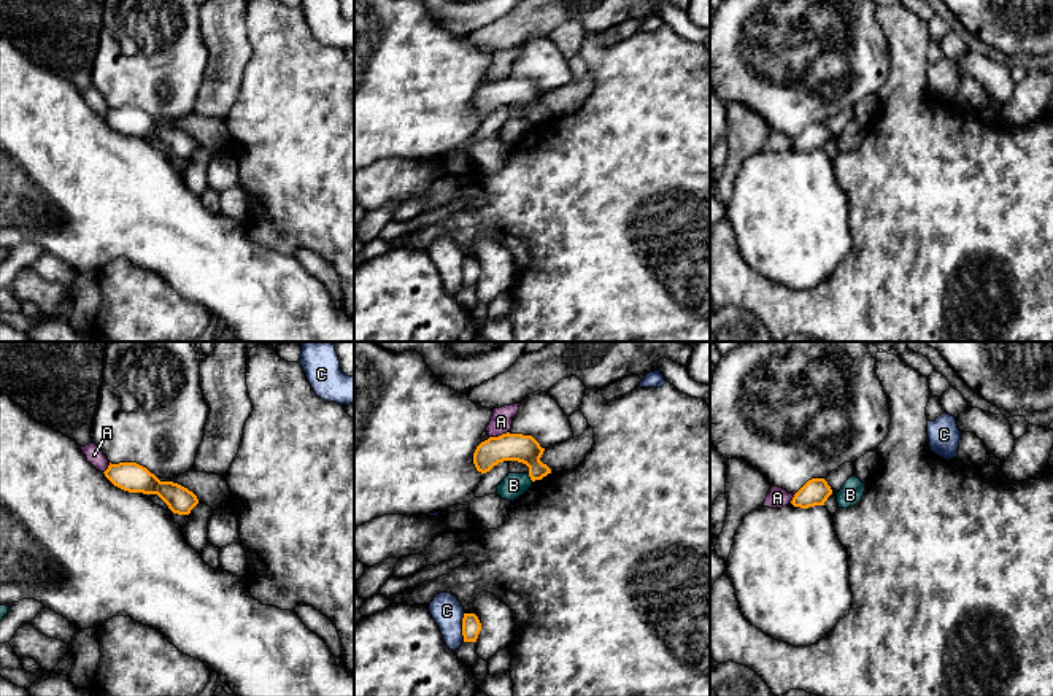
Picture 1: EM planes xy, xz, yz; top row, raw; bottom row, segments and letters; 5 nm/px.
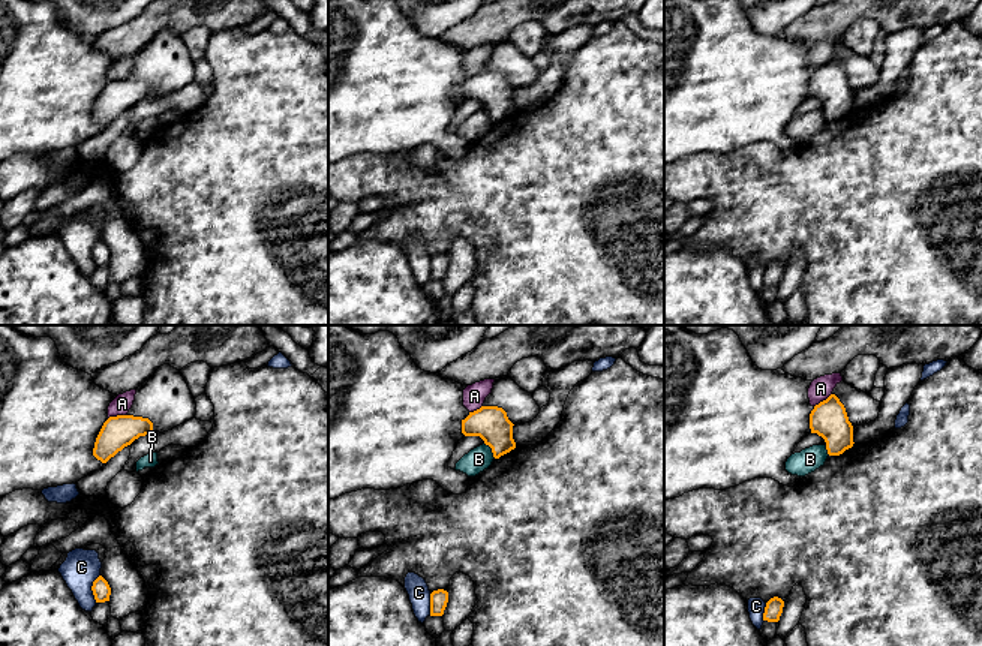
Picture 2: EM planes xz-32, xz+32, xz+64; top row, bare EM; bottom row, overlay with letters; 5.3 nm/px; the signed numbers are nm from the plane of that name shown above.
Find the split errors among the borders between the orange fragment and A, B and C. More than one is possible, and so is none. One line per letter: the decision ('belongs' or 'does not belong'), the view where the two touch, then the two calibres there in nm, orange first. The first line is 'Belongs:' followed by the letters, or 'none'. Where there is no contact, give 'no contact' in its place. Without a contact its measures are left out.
Belongs: none
A: does not belong | xz | 140/110 nm
B: does not belong | xz | 140/120 nm
C: does not belong | xz | 100/160 nm

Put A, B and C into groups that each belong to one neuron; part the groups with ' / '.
A / B / C

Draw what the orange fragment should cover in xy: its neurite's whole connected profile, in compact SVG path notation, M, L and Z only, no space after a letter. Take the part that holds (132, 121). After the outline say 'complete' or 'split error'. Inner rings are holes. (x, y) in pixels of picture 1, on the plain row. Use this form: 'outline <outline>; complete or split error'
outline M110 106L103 118L114 130L124 135L157 138L168 153L178 159L189 159L199 148L192 135L173 126L160 126L146 111L137 106Z; complete

